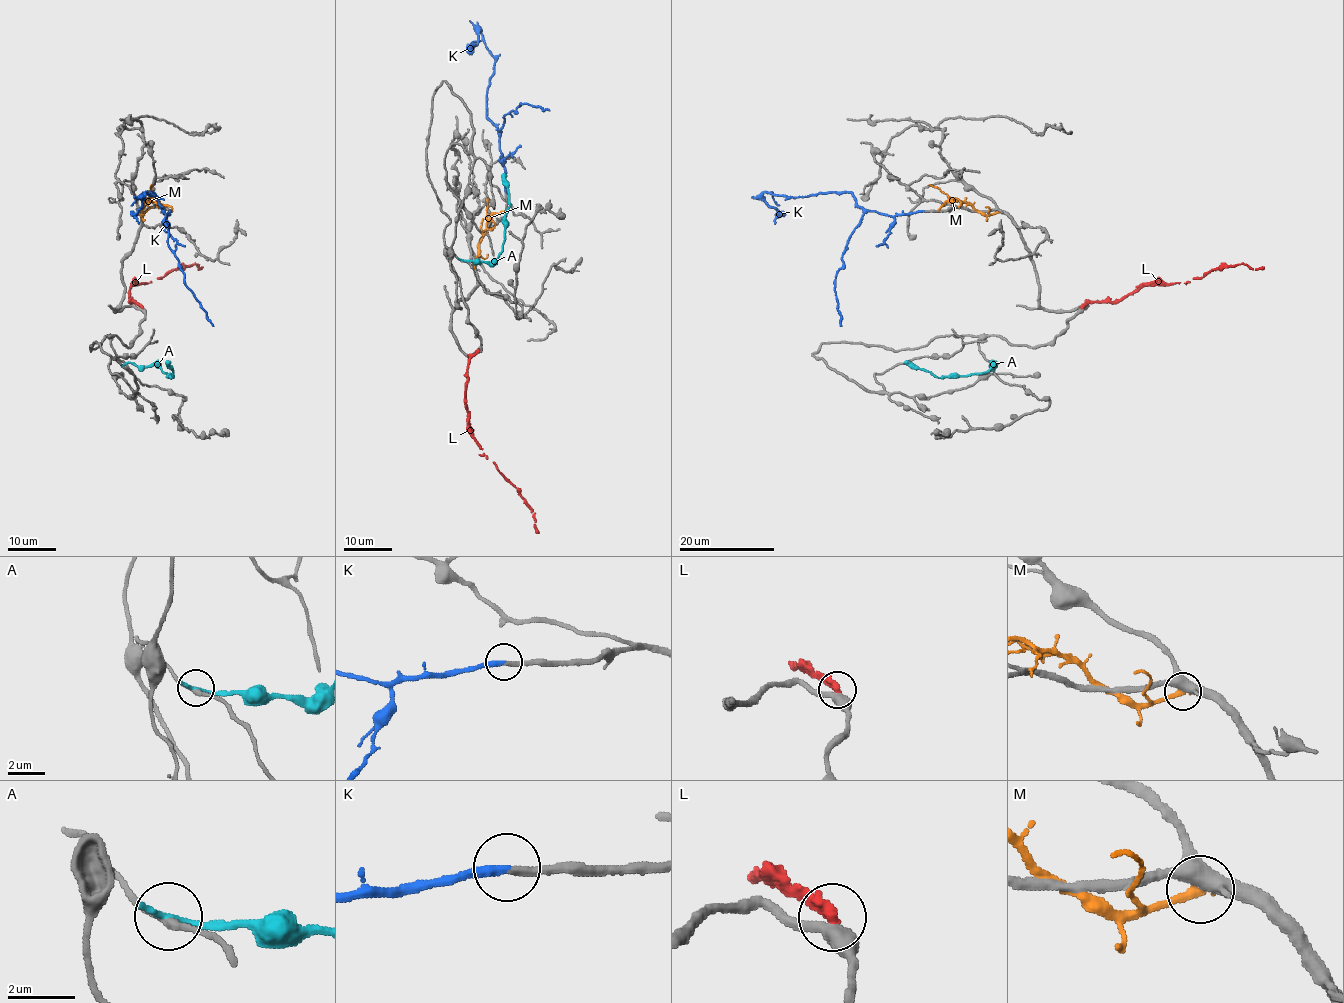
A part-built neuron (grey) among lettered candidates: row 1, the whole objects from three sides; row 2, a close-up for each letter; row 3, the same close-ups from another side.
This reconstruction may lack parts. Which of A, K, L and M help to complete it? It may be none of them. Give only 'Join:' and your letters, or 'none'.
Join: K

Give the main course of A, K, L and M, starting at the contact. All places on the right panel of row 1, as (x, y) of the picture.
A: (991, 363), (993, 365), (980, 373), (935, 377), (927, 371), (913, 369), (905, 361)
K: (923, 211), (886, 216), (864, 211), (847, 192), (802, 196), (764, 192), (763, 199), (778, 216), (775, 224)
L: (1082, 308), (1089, 303), (1120, 300), (1144, 286), (1188, 282), (1212, 269), (1240, 263), (1252, 269), (1263, 267)
M: (998, 212), (981, 214), (963, 201), (951, 199), (937, 211)

